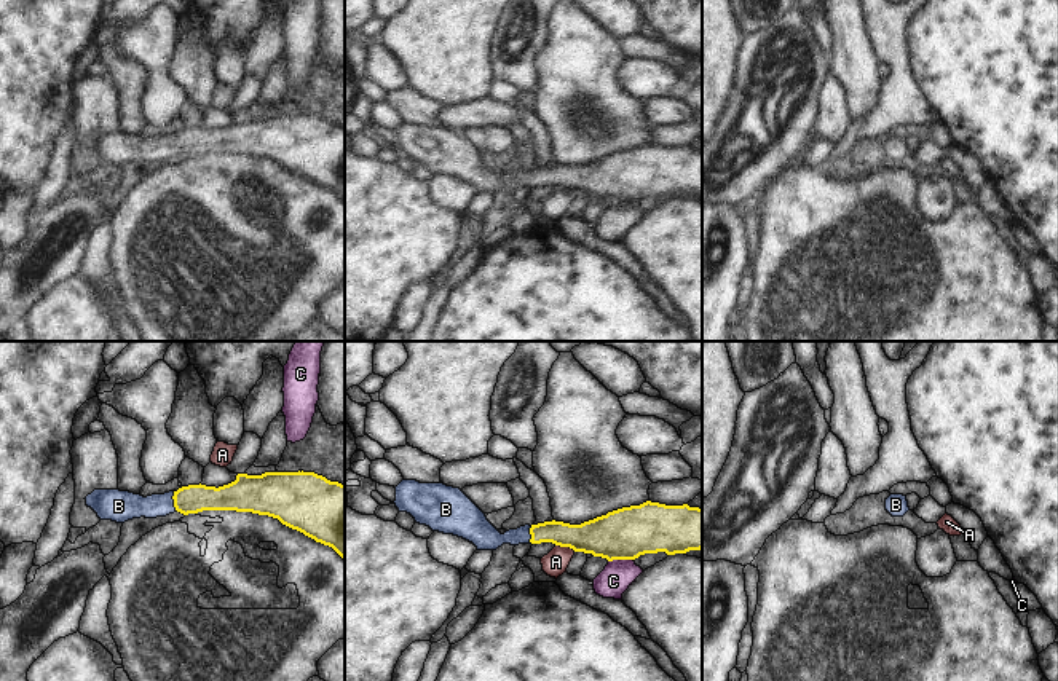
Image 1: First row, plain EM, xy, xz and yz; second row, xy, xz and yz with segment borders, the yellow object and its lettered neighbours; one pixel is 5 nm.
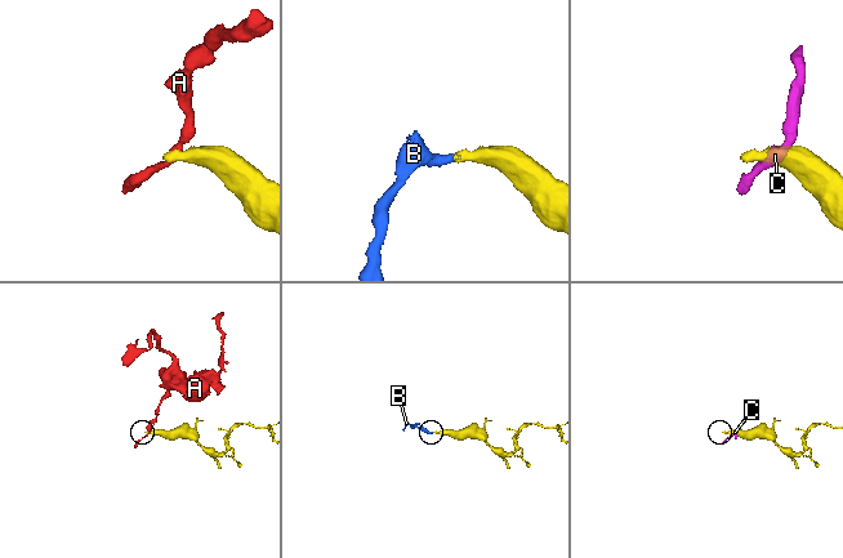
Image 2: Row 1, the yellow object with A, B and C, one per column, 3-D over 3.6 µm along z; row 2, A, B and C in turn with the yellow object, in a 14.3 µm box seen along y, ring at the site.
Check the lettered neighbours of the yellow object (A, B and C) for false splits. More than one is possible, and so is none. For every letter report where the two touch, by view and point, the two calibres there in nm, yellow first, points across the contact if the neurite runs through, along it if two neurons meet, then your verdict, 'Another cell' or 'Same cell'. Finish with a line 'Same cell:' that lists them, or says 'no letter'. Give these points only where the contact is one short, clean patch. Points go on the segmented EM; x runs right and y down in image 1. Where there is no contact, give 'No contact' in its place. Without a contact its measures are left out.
A: Touches yellow at xz (565, 546). Thickness 240 nm (yellow) against 120 nm. Boundary: xz (556, 544), (575, 551). Another cell
B: Touches yellow at xy (174, 501). Thickness 140 nm (yellow) against 150 nm. Path across: xy (195, 498), (174, 501), (155, 506), (125, 506). Same cell
C: Touches yellow at xz (619, 558). Thickness 260 nm (yellow) against 160 nm. Boundary: xz (632, 558), (613, 558), (608, 562). Another cell
Same cell: B

